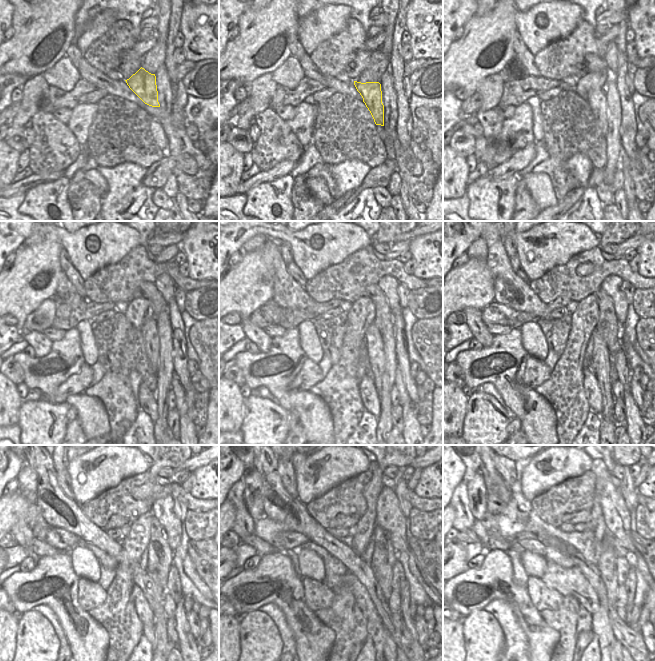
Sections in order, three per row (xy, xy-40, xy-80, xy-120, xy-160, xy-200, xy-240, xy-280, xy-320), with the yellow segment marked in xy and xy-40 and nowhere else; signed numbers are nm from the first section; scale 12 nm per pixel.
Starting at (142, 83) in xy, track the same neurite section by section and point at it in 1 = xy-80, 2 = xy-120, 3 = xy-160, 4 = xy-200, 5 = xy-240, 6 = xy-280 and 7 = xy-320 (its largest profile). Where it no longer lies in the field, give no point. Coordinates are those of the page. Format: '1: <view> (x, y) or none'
1: xy-80 (596, 98)
2: xy-120 (149, 331)
3: xy-160 (373, 334)
4: xy-200 (602, 369)
5: xy-240 (160, 621)
6: xy-280 (390, 646)
7: xy-320 (617, 645)

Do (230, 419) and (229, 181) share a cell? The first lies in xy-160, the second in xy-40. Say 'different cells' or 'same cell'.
same cell

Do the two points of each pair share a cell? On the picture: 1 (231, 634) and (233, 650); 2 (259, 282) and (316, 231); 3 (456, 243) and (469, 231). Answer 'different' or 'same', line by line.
1: same
2: different
3: same

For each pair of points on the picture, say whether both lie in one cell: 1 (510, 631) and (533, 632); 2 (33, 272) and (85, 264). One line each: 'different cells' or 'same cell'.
1: different cells
2: different cells

